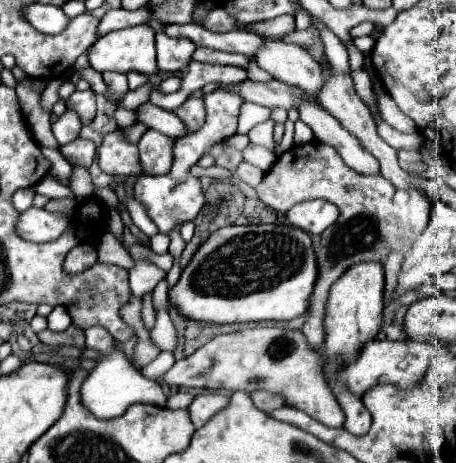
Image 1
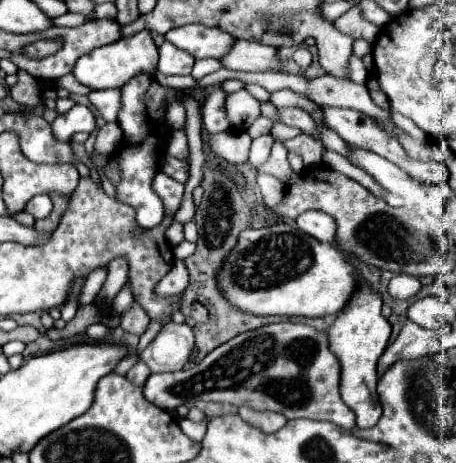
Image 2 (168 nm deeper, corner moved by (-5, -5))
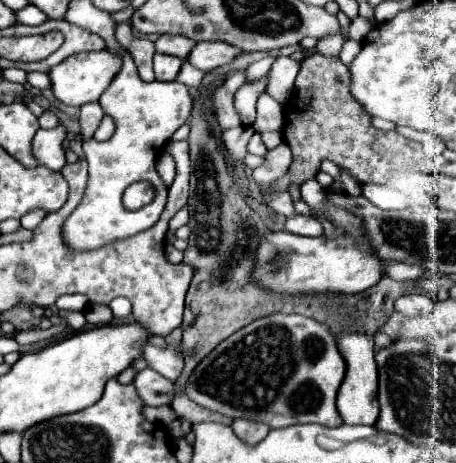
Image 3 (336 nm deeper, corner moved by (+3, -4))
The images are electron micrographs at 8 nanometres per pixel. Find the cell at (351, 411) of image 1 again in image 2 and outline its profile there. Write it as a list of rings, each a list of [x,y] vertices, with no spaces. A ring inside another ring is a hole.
[[[360,281],[356,293],[350,299],[350,305],[336,317],[334,325],[328,329],[330,335],[330,349],[336,353],[340,365],[342,365],[342,379],[340,379],[340,393],[346,405],[356,415],[356,427],[358,429],[370,429],[378,423],[382,415],[382,407],[376,397],[378,387],[378,361],[384,353],[388,339],[390,339],[390,323],[382,315],[382,297],[370,287]]]

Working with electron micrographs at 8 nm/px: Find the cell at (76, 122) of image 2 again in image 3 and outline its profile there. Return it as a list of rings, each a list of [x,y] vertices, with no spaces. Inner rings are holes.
[[[58,124],[56,128],[44,130],[40,128],[32,140],[34,156],[40,160],[42,166],[50,170],[62,170],[66,164],[62,142],[66,140],[66,128],[64,124]]]

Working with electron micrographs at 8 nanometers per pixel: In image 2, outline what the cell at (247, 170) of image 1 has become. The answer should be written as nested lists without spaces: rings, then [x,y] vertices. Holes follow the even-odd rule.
[[[258,175],[258,185],[260,185],[260,191],[262,191],[266,207],[272,209],[282,201],[284,191],[286,191],[286,185],[282,181],[278,181],[272,175]]]

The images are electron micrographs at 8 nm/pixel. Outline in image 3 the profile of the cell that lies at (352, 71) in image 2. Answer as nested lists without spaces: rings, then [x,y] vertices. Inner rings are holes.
[[[328,36],[328,38],[322,38],[318,40],[316,44],[316,50],[322,54],[322,56],[328,56],[328,58],[338,58],[340,50],[342,50],[342,44],[344,44],[344,36]]]

